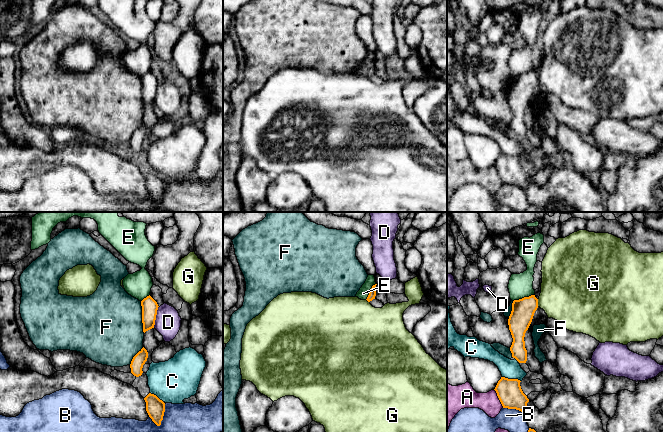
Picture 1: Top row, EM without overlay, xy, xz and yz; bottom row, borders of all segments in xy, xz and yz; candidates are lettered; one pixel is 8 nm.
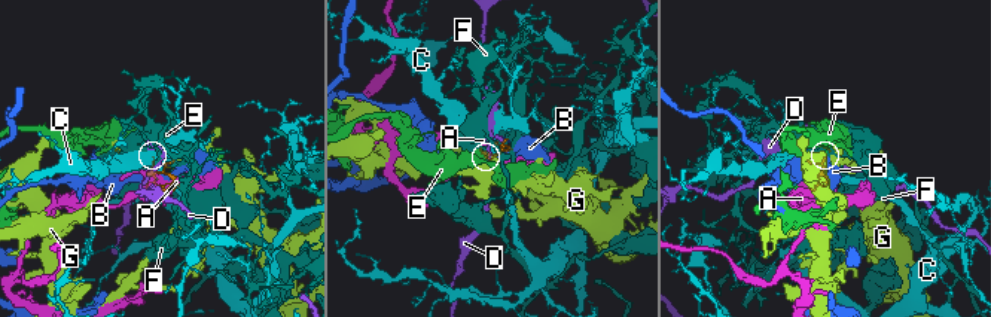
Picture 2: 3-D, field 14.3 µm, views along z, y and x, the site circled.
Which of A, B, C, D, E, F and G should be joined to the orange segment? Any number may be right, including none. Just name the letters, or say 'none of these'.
none of these

